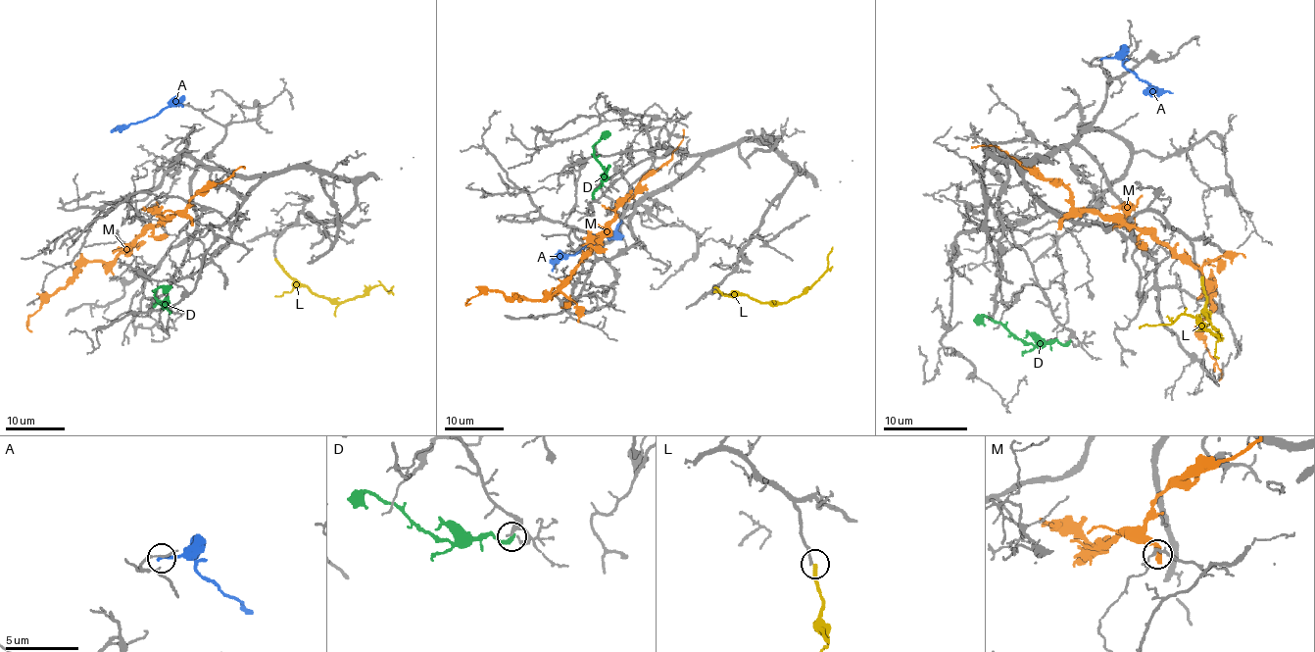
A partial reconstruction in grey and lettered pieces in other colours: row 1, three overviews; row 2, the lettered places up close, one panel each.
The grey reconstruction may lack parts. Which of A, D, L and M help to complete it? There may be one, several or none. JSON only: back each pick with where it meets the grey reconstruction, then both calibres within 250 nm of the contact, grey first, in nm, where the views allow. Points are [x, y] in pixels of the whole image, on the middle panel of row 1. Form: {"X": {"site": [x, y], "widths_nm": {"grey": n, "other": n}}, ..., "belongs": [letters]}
{"belongs": []}

